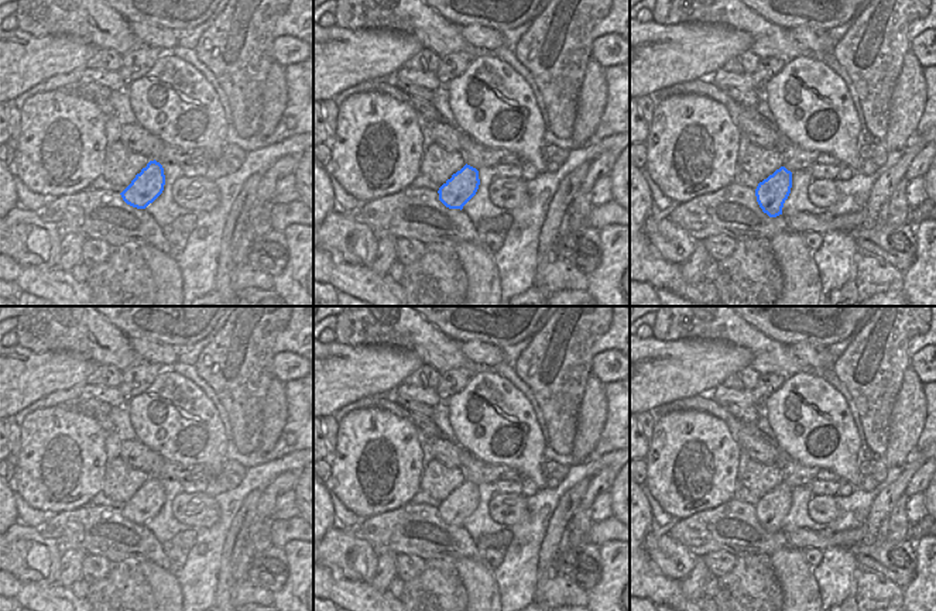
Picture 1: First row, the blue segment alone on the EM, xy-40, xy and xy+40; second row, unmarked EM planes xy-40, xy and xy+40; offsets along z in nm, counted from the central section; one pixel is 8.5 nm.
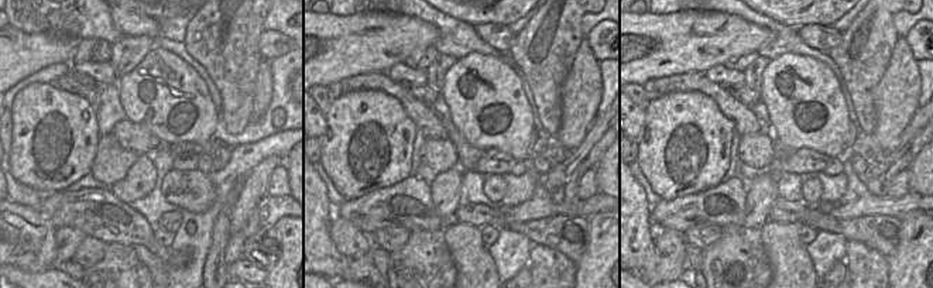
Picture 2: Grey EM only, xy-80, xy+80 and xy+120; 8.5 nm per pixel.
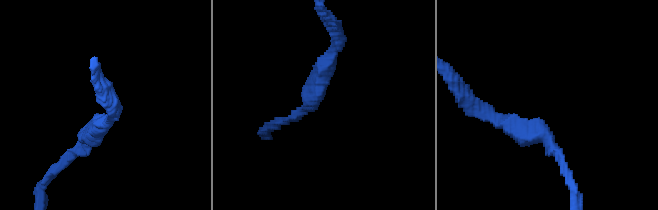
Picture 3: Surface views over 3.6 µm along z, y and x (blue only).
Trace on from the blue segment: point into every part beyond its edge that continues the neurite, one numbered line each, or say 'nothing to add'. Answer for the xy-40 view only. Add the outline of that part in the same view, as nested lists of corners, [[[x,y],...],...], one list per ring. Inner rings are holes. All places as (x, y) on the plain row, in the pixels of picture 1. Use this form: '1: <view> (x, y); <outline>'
nothing to add

